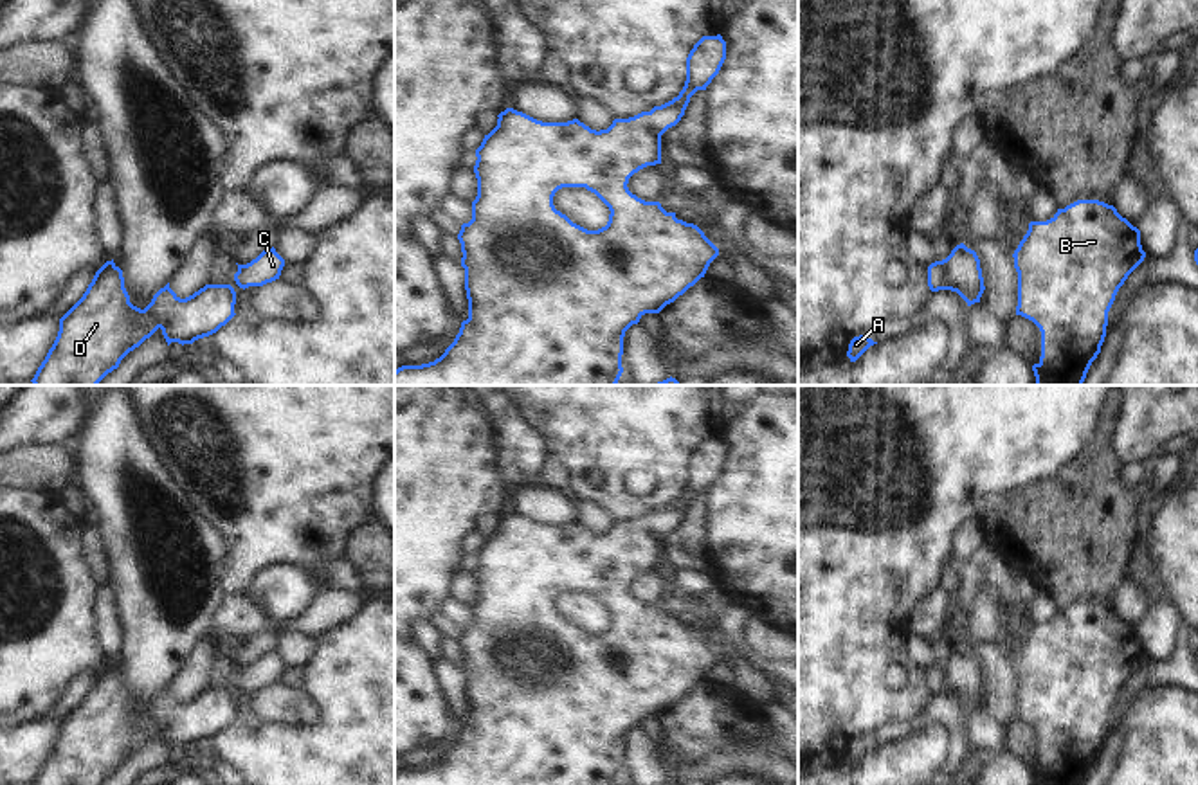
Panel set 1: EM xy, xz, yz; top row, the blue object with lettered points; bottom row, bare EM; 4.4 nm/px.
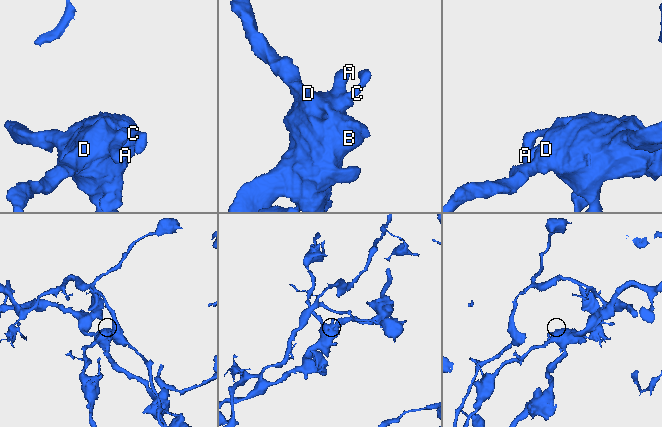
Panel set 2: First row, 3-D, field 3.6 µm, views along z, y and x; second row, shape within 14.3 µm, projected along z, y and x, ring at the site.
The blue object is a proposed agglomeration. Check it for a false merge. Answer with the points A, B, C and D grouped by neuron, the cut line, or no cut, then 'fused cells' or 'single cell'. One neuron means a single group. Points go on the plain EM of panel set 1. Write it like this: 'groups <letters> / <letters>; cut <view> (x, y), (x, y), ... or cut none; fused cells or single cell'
groups A B C D; cut none; single cell

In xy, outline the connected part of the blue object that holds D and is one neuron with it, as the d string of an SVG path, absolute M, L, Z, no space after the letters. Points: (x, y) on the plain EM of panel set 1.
M106 664L94 679L83 700L59 722L58 740L31 785L101 785L121 763L150 742L159 731L168 745L193 747L216 736L236 717L236 695L231 688L205 688L180 702L169 686L141 713L130 706L123 673Z

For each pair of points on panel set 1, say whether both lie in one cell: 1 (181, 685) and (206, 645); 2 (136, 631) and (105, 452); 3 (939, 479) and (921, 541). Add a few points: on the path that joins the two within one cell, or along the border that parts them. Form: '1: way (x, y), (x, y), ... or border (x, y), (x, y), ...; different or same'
1: way (190, 676), (202, 659), (202, 654); same
2: way (136, 586), (136, 564), (125, 539), (119, 497); same
3: way (934, 494), (934, 506), (921, 526); same

